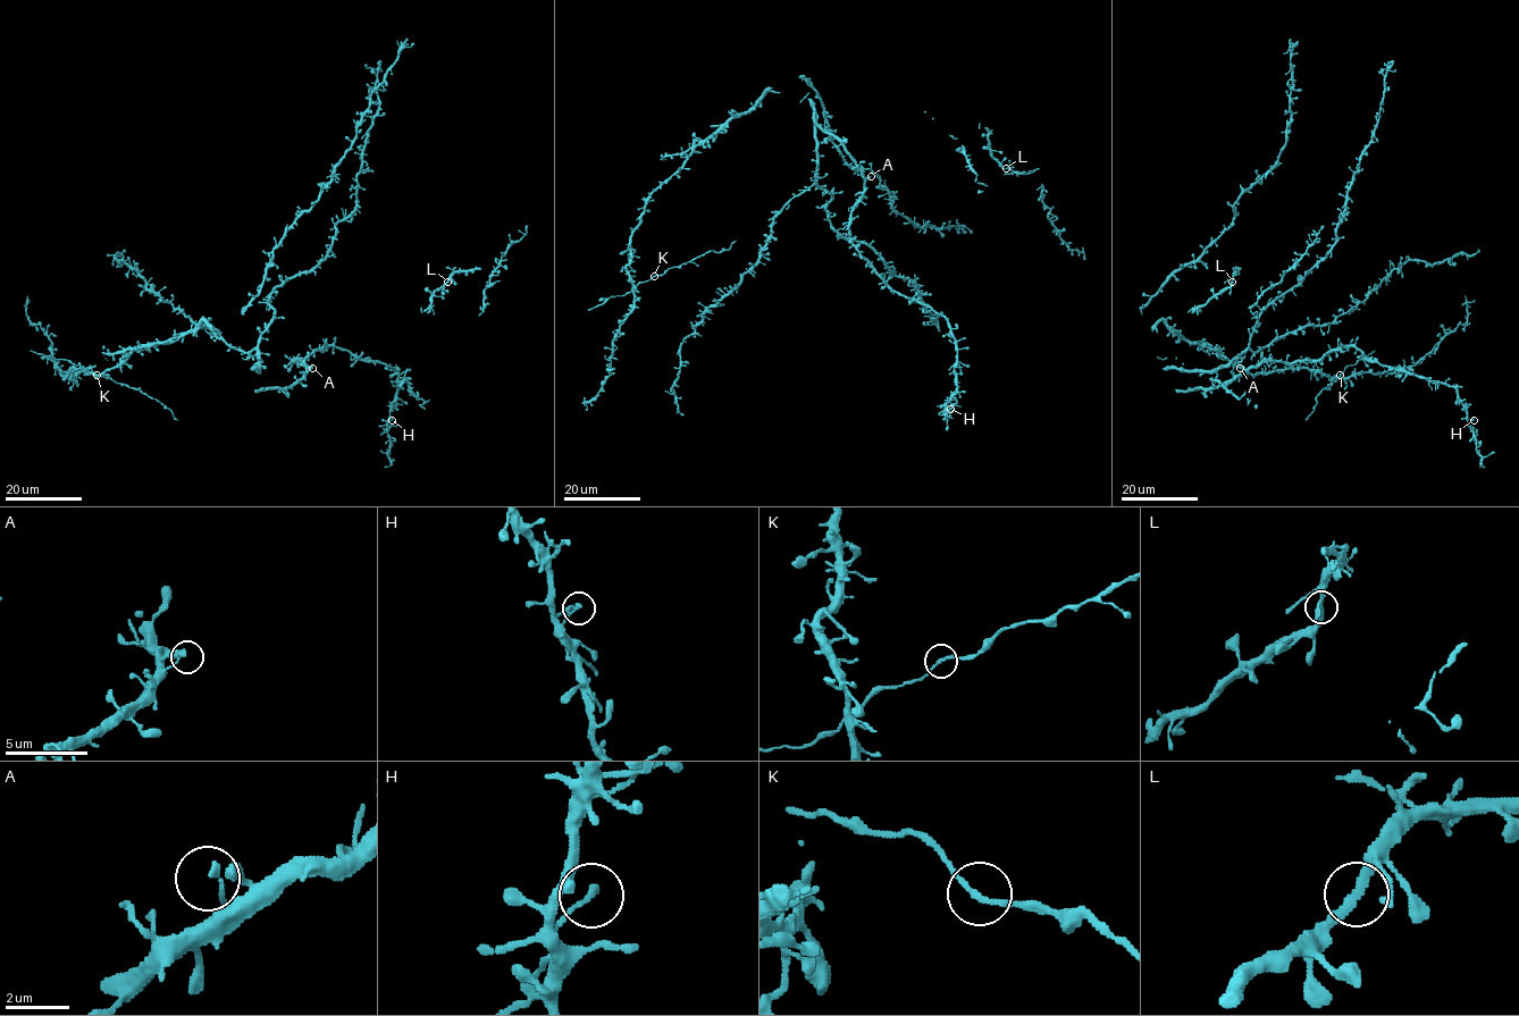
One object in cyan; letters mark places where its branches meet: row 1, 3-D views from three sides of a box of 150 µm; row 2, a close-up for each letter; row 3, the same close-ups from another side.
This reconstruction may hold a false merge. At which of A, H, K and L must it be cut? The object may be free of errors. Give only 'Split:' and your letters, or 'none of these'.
Split: none of these

